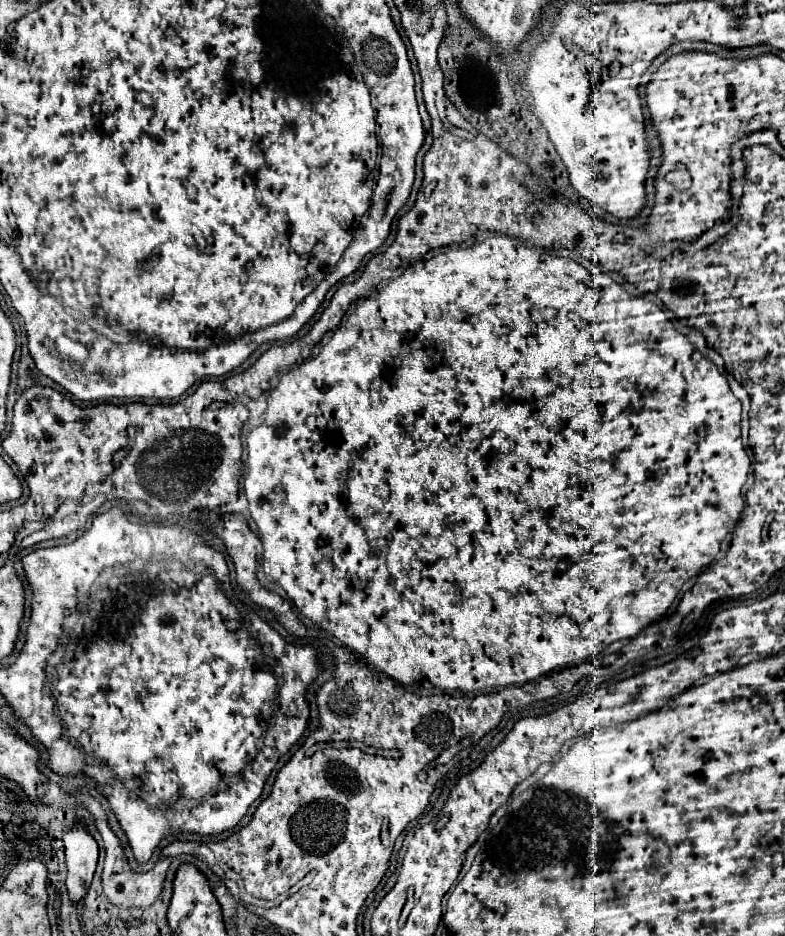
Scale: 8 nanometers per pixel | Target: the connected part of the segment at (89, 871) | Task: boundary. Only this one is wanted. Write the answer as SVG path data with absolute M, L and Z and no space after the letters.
M83 825L71 827L63 835L65 843L65 859L67 859L67 891L69 899L73 903L81 901L91 885L95 865L97 865L97 843L95 839L87 833Z

